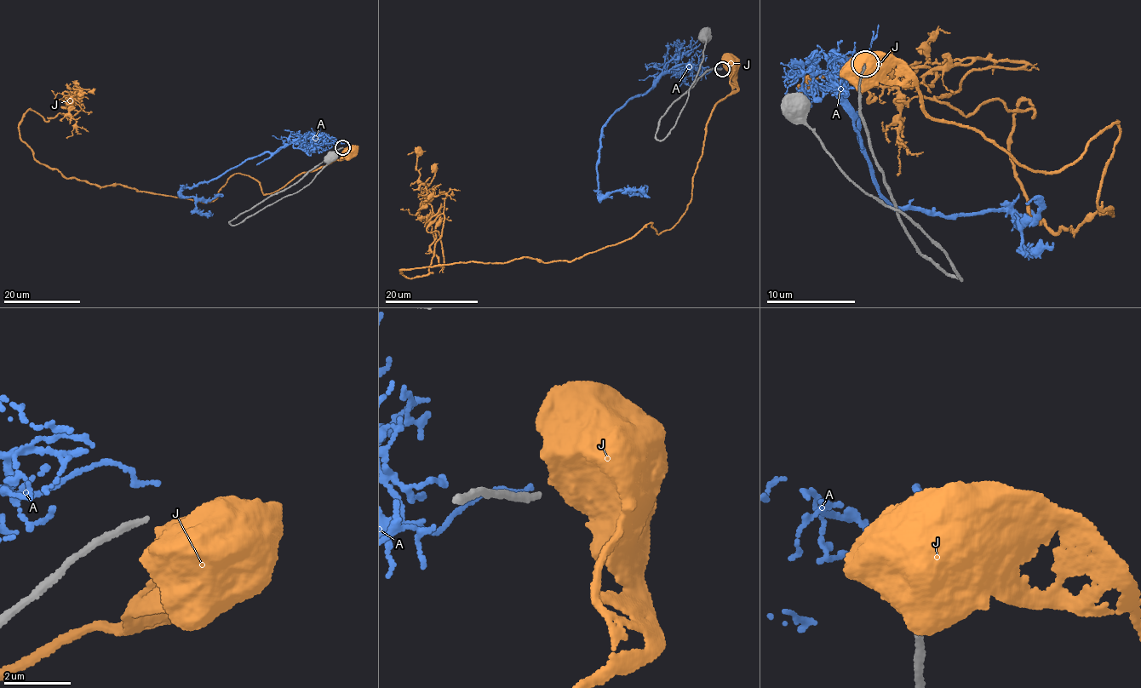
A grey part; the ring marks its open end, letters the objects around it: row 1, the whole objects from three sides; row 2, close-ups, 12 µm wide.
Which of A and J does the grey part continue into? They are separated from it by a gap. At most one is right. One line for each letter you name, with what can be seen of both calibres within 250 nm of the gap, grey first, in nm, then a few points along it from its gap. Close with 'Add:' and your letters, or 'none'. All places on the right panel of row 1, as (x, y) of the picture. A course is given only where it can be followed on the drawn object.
Add: none

